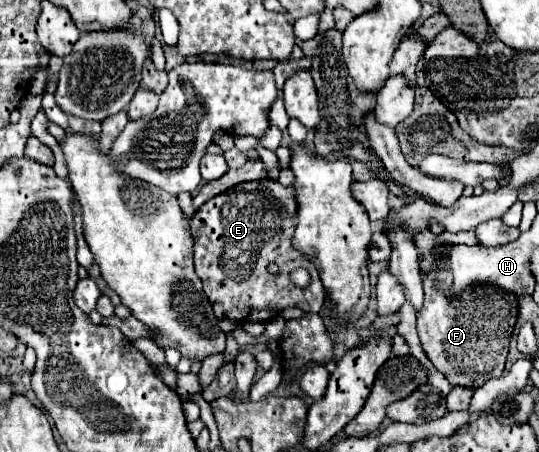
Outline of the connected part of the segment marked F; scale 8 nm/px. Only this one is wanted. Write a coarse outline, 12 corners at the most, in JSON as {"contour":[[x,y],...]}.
{"contour":[[424,278],[418,334],[452,386],[504,372],[514,294]]}

